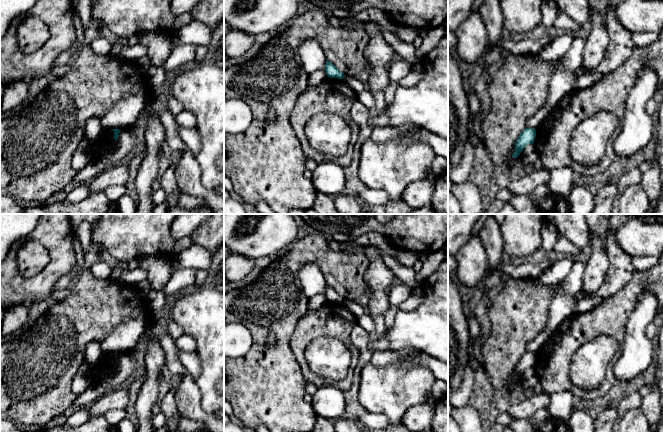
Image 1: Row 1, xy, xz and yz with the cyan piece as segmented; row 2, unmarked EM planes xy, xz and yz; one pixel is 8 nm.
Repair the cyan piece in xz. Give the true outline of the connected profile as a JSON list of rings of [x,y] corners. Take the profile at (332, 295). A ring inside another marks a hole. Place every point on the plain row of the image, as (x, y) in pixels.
[[[328,284],[325,288],[325,295],[327,300],[330,302],[343,303],[345,301],[345,299]]]

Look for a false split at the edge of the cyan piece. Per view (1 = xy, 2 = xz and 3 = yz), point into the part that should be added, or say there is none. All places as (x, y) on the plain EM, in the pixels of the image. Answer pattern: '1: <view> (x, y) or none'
1: none
2: none
3: none

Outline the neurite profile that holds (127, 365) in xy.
[[[131,351],[120,354],[119,361],[117,363],[117,371],[113,375],[112,381],[105,385],[90,385],[83,393],[76,397],[70,411],[78,409],[84,409],[90,407],[97,399],[103,395],[116,390],[116,388],[130,376],[132,376],[137,370],[137,362],[134,359],[134,353]]]

